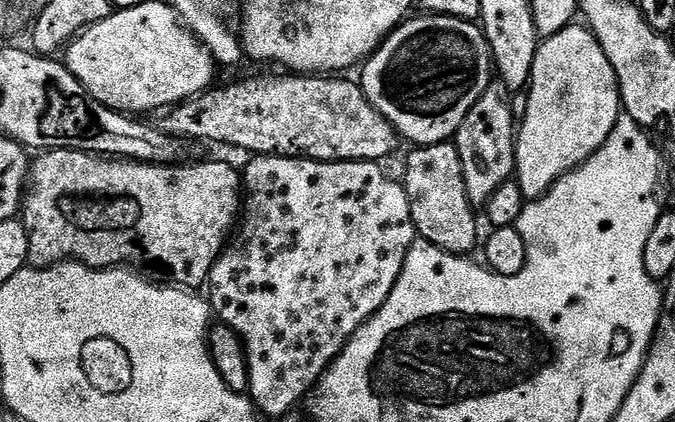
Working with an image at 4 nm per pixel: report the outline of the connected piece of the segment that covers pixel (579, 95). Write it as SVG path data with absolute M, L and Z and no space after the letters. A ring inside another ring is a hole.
M576 22L558 30L558 34L547 37L537 47L532 79L526 91L526 114L519 121L516 133L514 179L518 182L525 201L531 202L547 194L552 185L557 184L564 175L574 171L580 164L585 164L603 146L622 115L622 105L620 87L616 81L614 66L610 66L610 58L606 58L591 28Z

